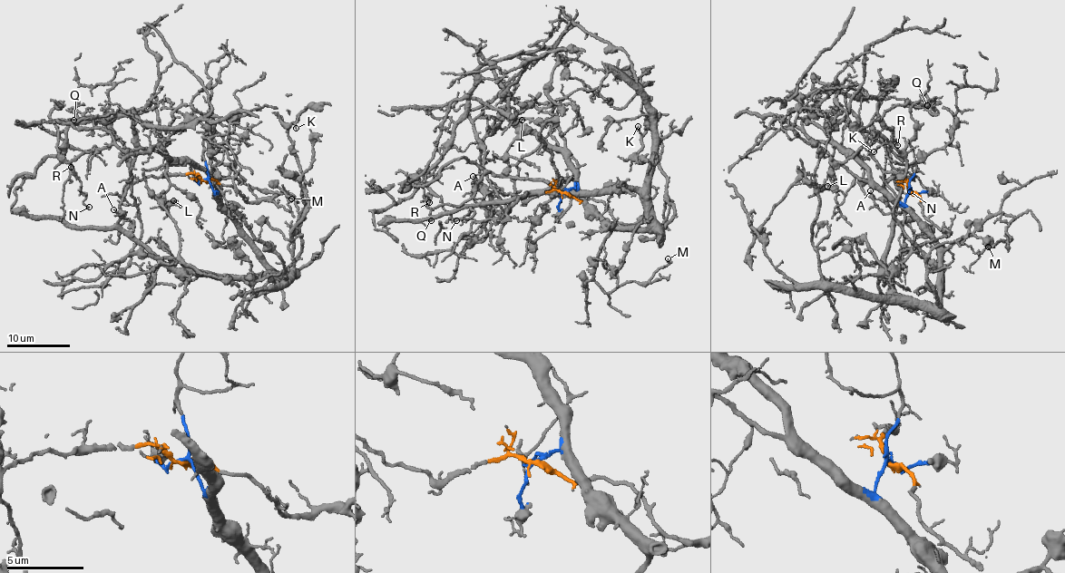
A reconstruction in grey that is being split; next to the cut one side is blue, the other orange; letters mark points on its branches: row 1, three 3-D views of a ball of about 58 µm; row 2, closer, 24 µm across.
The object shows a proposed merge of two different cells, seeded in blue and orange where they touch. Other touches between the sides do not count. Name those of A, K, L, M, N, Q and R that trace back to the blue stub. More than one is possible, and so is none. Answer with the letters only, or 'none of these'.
A, K, L, M

